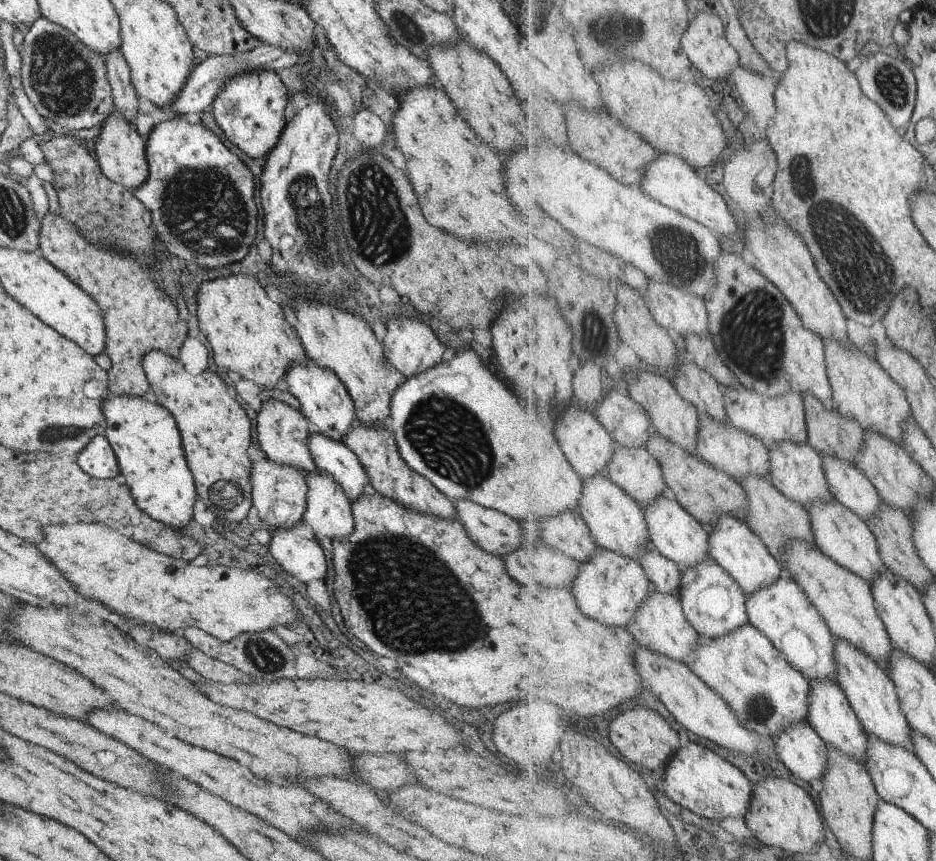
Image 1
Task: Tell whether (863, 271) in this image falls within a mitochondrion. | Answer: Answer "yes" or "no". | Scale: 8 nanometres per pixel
yes

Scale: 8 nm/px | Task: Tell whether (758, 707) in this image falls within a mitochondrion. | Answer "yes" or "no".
yes

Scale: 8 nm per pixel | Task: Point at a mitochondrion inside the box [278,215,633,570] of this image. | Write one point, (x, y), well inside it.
(445, 435)

